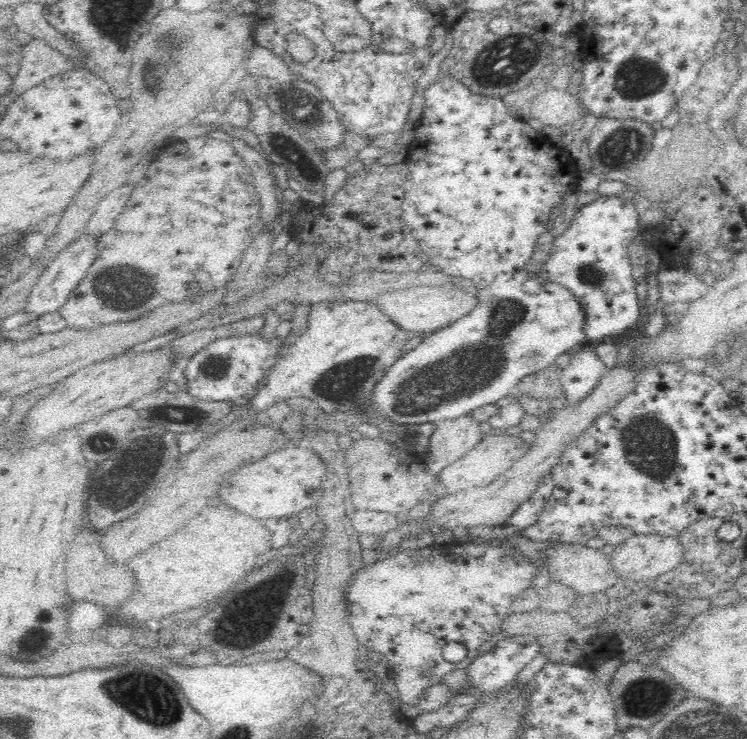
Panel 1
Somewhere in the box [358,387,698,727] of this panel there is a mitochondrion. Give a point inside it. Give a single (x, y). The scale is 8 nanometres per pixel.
(649, 447)

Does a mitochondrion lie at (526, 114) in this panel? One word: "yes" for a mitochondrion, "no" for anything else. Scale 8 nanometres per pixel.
no

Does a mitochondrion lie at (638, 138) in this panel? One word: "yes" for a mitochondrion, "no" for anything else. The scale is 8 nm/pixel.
yes

